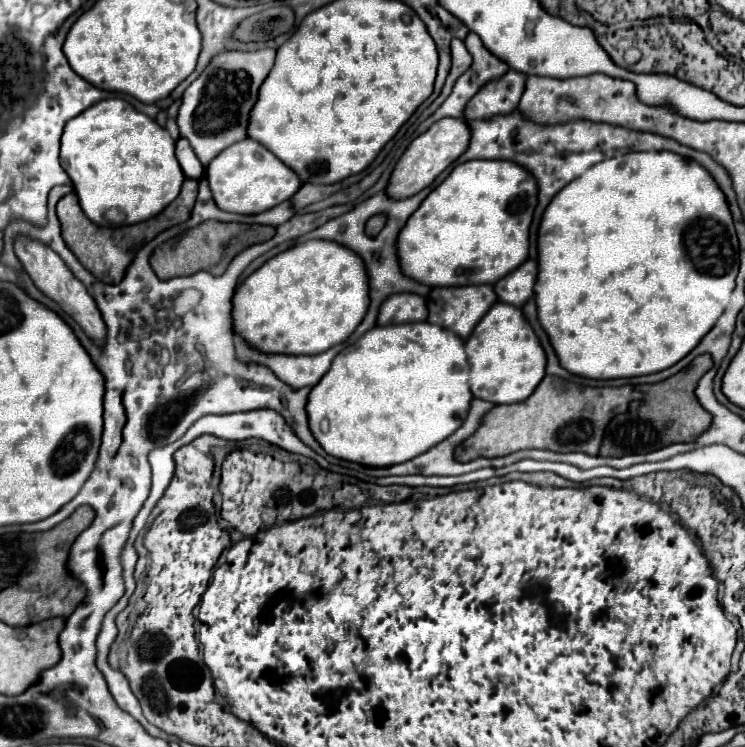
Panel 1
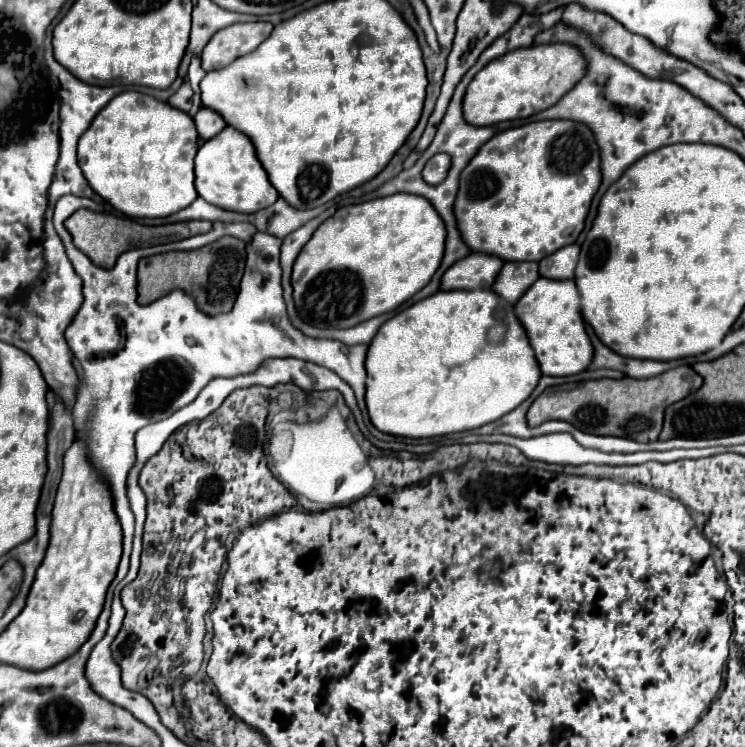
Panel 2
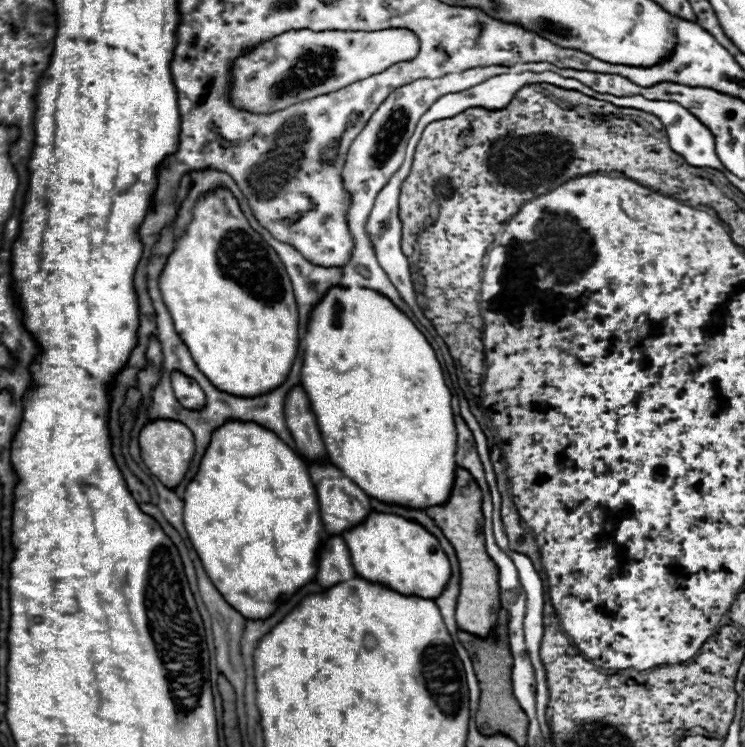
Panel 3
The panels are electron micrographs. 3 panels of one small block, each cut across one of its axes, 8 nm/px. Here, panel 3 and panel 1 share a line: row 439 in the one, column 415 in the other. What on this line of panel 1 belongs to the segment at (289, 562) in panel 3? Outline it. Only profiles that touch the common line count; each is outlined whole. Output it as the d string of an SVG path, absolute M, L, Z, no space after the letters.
M468 160L434 188L410 216L398 236L398 258L406 276L428 286L496 284L500 276L518 268L530 250L530 224L538 204L538 184L520 164L510 160Z

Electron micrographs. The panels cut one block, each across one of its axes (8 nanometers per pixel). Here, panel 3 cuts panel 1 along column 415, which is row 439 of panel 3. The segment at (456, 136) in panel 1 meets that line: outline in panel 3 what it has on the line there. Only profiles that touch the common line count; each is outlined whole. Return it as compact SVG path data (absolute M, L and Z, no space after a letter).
M156 420L148 426L144 426L138 440L140 440L140 450L142 450L142 460L150 468L150 472L154 476L158 476L166 488L170 488L170 490L176 488L182 482L182 478L186 476L186 472L190 470L190 464L192 464L192 458L196 452L192 432L180 422Z

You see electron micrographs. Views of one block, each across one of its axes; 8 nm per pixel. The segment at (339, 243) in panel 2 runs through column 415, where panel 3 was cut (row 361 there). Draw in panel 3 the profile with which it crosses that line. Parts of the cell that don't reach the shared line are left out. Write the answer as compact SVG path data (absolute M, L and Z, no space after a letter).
M218 190L216 194L210 194L206 198L202 198L198 204L196 204L196 210L194 210L194 220L192 224L188 224L184 236L176 242L174 246L174 252L162 272L162 278L160 278L160 290L164 294L164 302L172 314L172 320L174 320L174 326L176 326L176 332L180 334L180 338L184 338L184 344L188 346L192 358L196 360L196 366L200 372L204 372L204 376L218 386L218 390L224 390L228 394L236 394L236 396L260 396L260 394L266 394L270 392L272 388L278 388L284 384L286 376L290 374L290 368L294 364L294 358L298 354L298 344L300 344L300 336L298 336L298 306L296 306L296 298L294 298L294 290L292 290L292 282L288 278L288 272L284 268L284 264L280 262L278 254L260 238L260 234L256 234L246 216L242 214L240 206L238 206L238 200L228 192L228 190Z

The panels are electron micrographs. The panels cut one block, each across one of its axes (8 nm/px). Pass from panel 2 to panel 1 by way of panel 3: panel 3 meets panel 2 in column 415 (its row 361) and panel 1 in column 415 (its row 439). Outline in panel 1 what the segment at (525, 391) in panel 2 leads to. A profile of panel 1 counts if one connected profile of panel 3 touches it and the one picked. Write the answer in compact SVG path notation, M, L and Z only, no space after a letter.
M408 322L374 326L360 340L346 346L332 360L326 376L312 388L306 410L314 438L328 454L364 466L394 466L424 454L464 424L464 416L474 400L468 388L466 356L464 340L438 324Z

